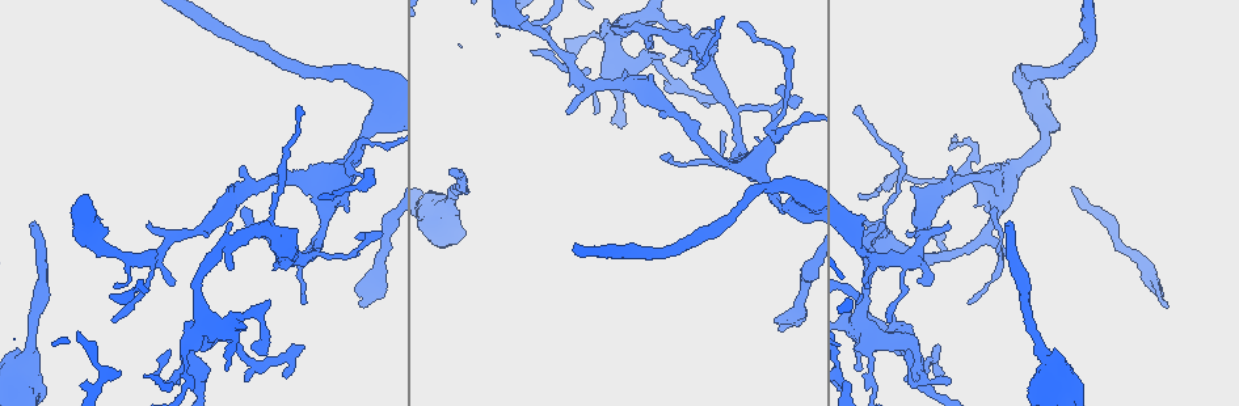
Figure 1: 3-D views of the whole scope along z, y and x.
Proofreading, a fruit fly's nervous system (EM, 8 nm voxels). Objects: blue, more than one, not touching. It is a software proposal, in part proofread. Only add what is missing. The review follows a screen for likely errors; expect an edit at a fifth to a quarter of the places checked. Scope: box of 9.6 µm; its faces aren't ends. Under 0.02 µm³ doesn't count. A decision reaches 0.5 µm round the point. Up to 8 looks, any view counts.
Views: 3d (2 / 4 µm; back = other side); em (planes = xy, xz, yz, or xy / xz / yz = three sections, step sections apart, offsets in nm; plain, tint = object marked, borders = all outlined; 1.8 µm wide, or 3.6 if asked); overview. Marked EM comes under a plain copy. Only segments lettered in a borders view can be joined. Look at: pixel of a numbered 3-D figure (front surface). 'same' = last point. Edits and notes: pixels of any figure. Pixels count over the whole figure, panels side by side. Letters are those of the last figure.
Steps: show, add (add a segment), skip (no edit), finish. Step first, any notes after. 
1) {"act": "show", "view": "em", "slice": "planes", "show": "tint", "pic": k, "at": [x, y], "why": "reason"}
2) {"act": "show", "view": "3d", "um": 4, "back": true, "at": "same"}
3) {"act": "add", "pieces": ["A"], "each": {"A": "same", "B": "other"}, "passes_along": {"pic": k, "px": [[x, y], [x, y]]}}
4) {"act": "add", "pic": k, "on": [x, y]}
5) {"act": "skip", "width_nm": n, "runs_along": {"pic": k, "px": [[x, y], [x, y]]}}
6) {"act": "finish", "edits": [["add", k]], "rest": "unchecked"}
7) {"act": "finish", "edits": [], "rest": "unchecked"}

{"act": "show", "view": "em", "slice": "yz", "step": 16, "show": "tint", "pic": 1, "at": [1012, 223], "why": "free end"}

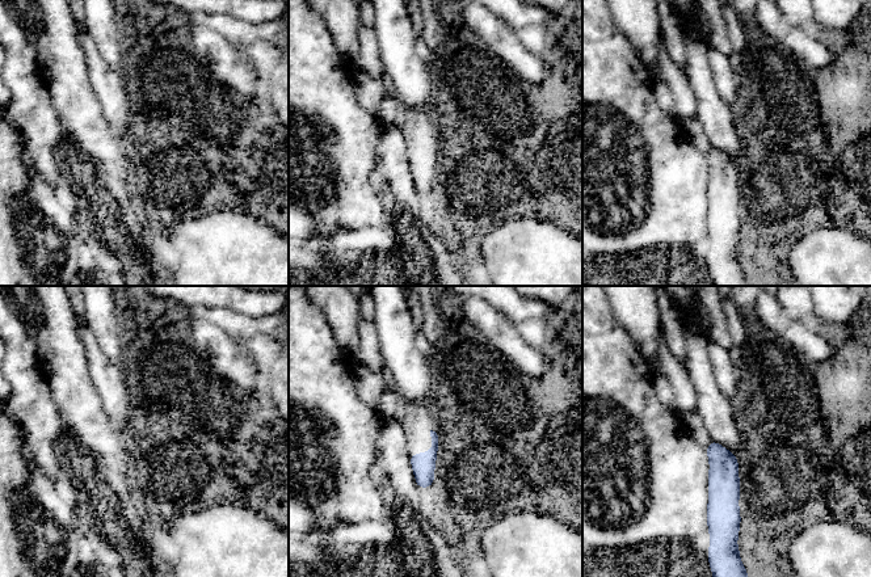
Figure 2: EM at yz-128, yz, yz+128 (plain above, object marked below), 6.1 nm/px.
{"act": "show", "view": "em", "slice": "planes", "show": "borders", "at": "same", "why": "another direction"}

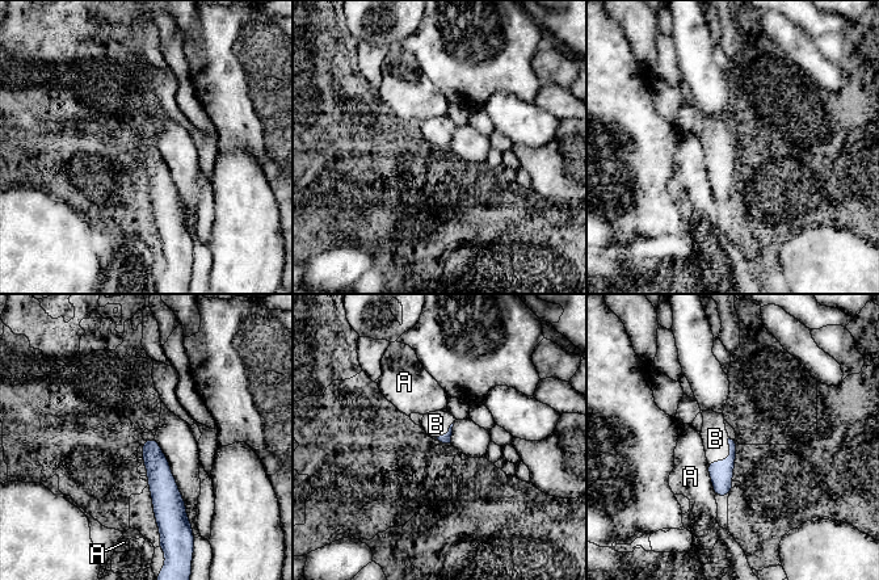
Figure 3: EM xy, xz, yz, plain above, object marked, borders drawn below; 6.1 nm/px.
{"act": "add", "pic": 3, "on": [715, 438], "longest_contact_nm": ["A", 200], "each": {"A": "other", "B": "same"}, "passes_along": {"pic": 3, "px": [[722, 471], [728, 458], [715, 438]]}, "found": "the neuron continues"}

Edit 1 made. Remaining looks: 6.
{"act": "show", "view": "overview", "why": "see it whole again"}

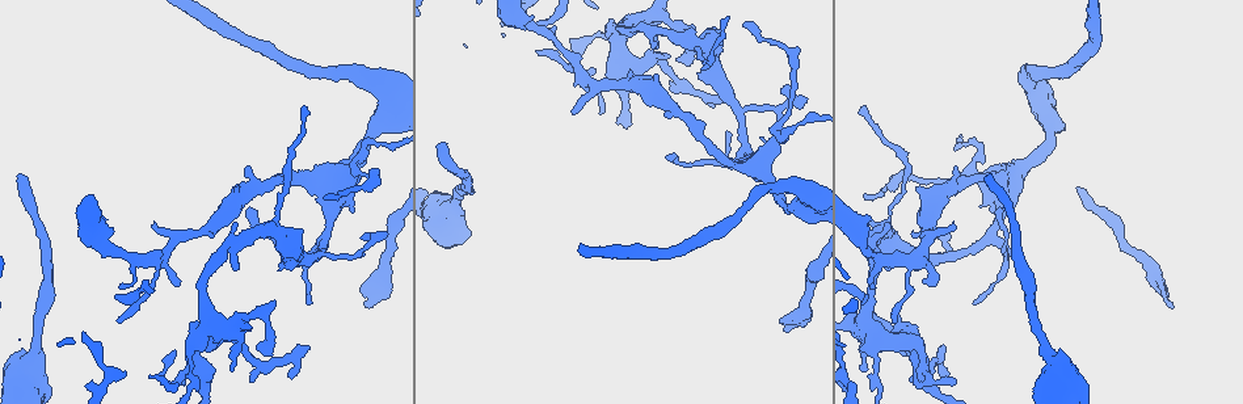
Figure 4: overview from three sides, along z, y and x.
{"act": "show", "view": "em", "slice": "yz", "step": 16, "show": "borders", "pic": 4, "at": [693, 42], "why": "branch point"}

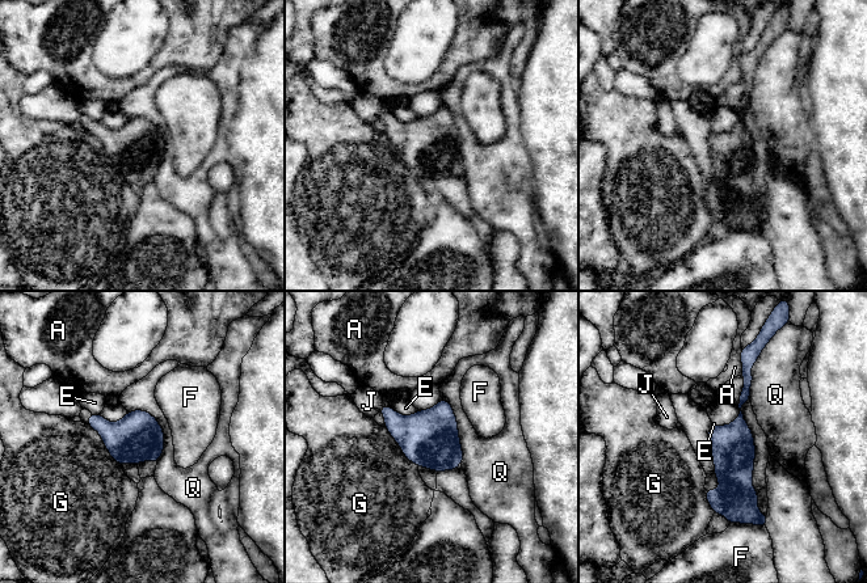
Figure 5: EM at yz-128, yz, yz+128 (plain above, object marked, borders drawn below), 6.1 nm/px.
{"act": "skip", "each": {"A": "other", "E": "other", "F": "other", "G": "other", "J": "other", "Q": "other"}, "runs_along": {"pic": 5, "px": [[746, 366], [735, 442], [732, 514]]}, "found": "no lettered segment goes on from it"}

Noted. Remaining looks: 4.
{"act": "show", "view": "em", "slice": "planes", "show": "borders", "pic": 4, "at": [722, 21], "why": "branch stops here"}

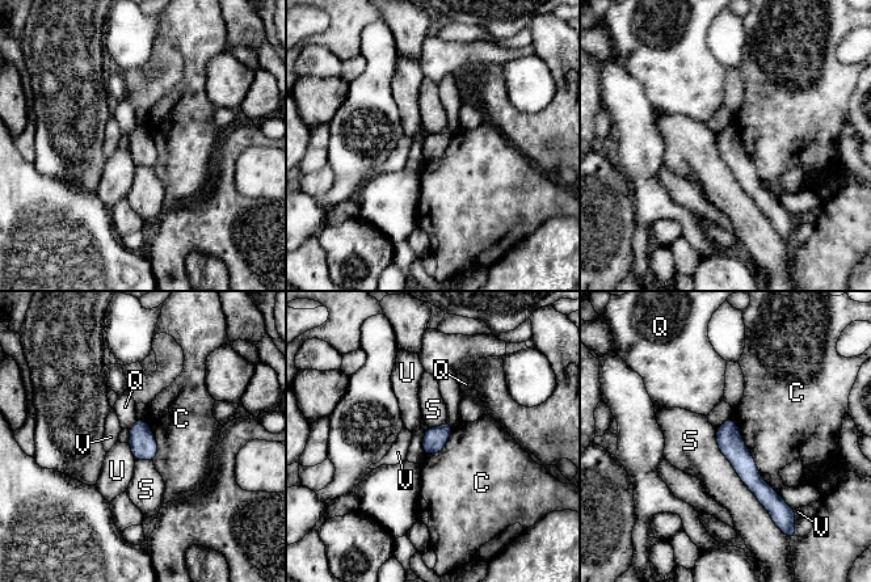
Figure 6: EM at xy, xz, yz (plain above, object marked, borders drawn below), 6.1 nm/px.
{"act": "skip", "longest_contact_nm": ["S", 650], "each": {"C": "other", "Q": "other", "S": "other", "U": "other", "V": "other"}, "border": {"pic": 6, "px": [[127, 443], [137, 459]]}, "found": "no lettered segment goes on from it"}

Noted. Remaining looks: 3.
{"act": "finish", "edits": [["add", 3]], "rest": "unchecked"}

